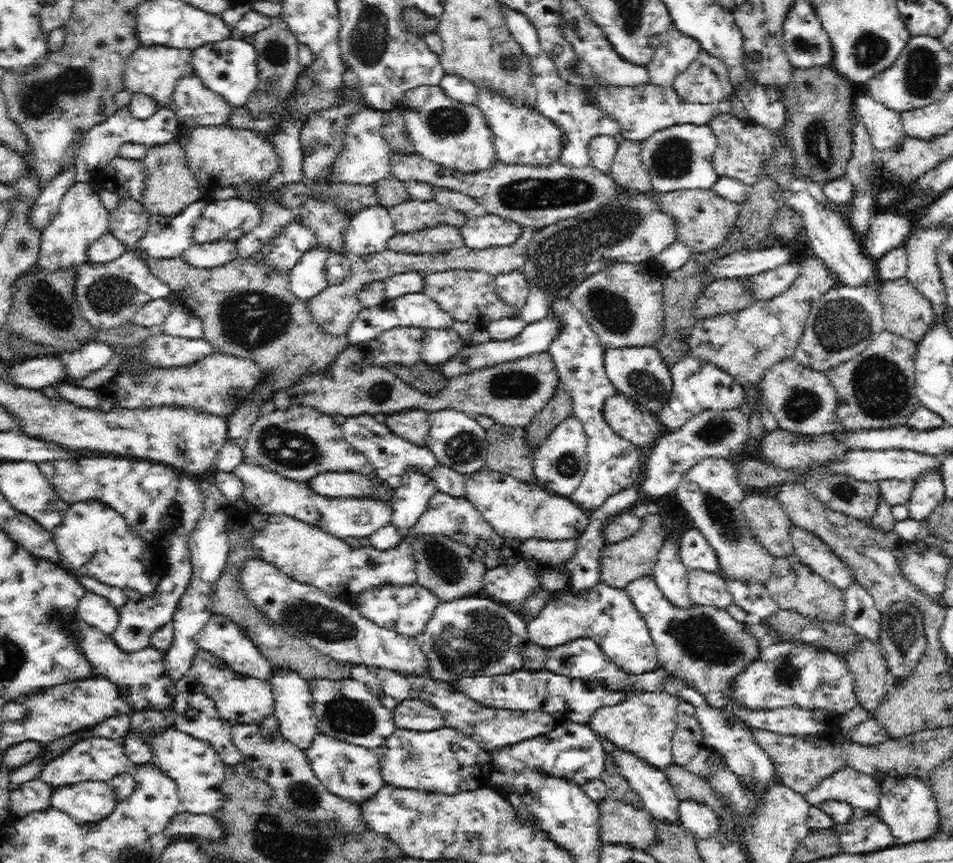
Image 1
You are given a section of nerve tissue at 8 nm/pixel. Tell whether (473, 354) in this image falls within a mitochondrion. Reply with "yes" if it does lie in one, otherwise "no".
no

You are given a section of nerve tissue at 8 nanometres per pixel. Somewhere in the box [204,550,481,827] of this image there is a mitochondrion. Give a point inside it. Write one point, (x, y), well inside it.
(307, 617)

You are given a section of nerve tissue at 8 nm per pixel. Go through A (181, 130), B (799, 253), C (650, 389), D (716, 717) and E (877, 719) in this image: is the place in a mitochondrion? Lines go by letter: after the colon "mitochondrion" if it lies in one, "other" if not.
A: other
B: other
C: mitochondrion
D: other
E: other

